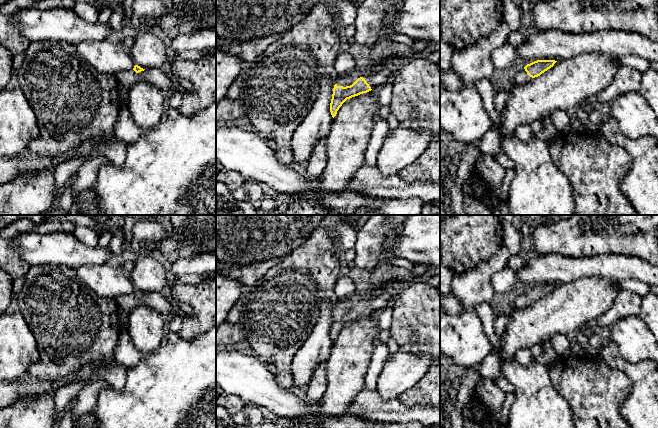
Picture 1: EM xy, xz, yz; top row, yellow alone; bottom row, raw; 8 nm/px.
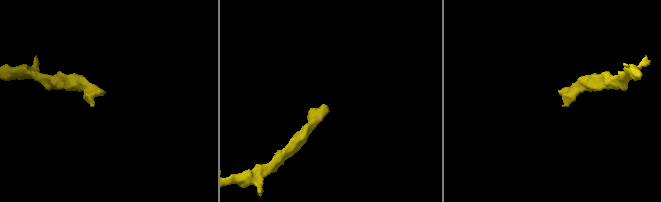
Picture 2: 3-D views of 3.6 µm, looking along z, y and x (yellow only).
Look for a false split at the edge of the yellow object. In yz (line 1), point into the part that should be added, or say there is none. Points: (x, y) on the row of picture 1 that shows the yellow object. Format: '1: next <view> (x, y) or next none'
1: next yz (521, 77)

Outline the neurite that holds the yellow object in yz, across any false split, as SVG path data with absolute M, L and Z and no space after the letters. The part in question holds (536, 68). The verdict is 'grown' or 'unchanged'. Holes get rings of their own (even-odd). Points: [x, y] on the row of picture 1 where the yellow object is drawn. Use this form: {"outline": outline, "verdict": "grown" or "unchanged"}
{"outline": "M537 60L527 64L524 68L518 68L514 76L514 82L517 85L526 84L553 67L556 62L555 60Z", "verdict": "grown"}

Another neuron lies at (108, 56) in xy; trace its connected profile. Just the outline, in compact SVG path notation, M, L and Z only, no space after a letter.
M116 38L86 40L75 44L79 54L99 72L117 73L136 65L127 49Z

